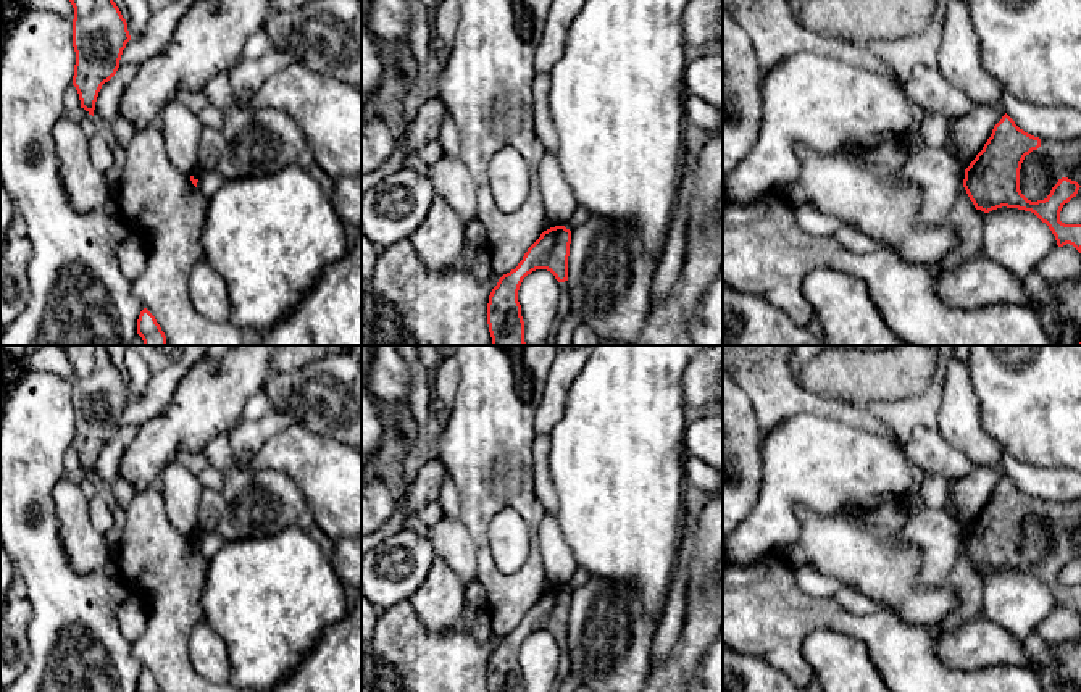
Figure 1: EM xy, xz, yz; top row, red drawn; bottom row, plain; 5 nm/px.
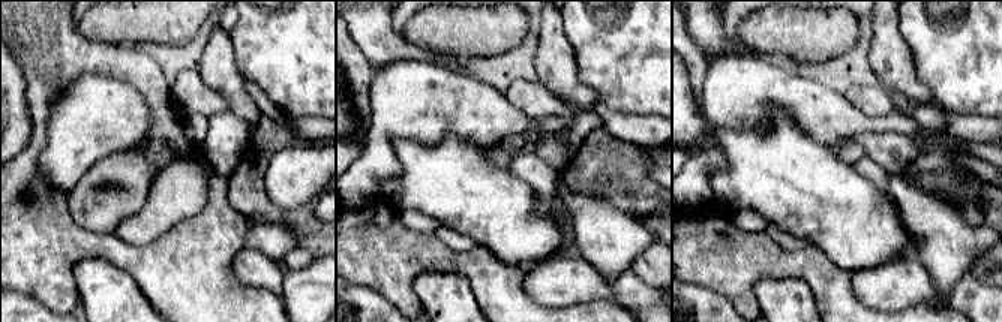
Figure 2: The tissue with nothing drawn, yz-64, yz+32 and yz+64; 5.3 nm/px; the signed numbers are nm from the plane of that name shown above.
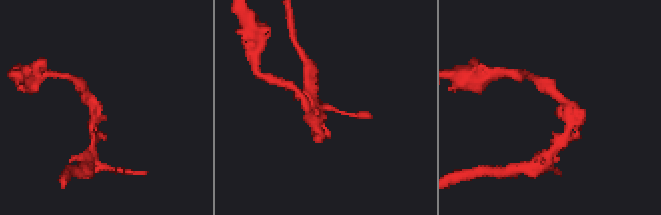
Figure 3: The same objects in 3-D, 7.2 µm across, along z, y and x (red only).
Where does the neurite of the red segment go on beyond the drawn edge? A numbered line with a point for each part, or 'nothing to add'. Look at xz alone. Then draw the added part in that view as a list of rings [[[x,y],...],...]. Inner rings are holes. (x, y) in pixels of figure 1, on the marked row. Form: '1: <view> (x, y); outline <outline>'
nothing to add

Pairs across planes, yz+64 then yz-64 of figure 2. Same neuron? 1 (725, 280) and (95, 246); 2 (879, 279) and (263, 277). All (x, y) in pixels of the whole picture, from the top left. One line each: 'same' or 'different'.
1: same
2: same

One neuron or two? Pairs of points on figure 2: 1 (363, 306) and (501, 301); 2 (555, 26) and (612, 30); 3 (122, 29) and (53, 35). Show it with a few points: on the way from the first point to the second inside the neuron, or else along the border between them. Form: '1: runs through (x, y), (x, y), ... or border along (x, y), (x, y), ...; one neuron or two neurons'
1: border along (363, 285), (375, 289), (396, 306); two neurons
2: border along (561, 15), (564, 35), (576, 59); two neurons
3: border along (77, 21), (77, 29), (86, 38), (111, 44); two neurons

